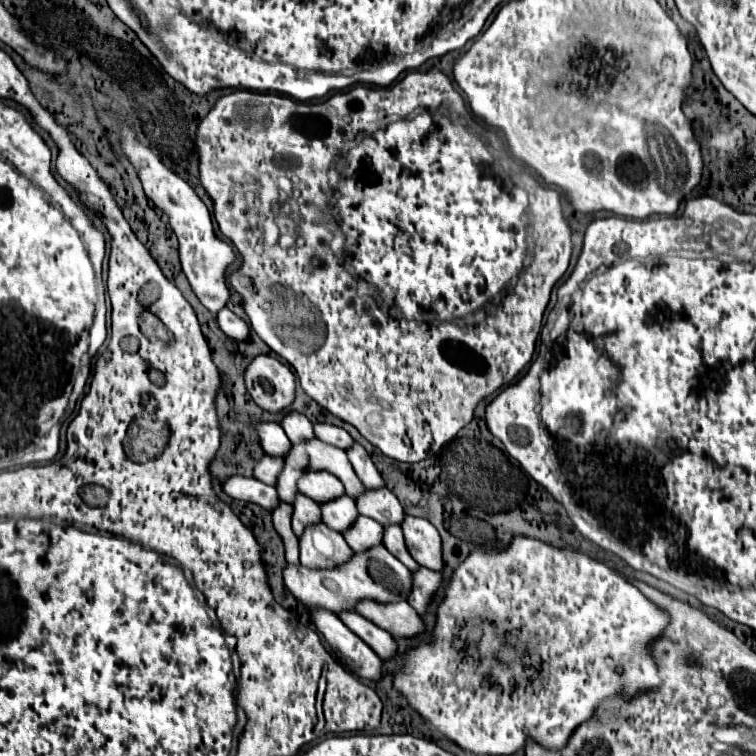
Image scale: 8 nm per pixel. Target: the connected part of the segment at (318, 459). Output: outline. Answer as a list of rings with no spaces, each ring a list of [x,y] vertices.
[[[311,438],[311,440],[303,440],[301,444],[291,444],[289,452],[285,454],[285,462],[283,462],[283,472],[279,474],[277,478],[277,494],[281,500],[293,504],[293,498],[295,498],[295,492],[297,492],[297,480],[299,476],[305,472],[305,470],[329,470],[331,474],[335,474],[343,486],[345,486],[345,492],[353,498],[357,496],[357,492],[361,492],[361,482],[359,478],[355,476],[349,460],[347,460],[347,454],[341,450],[341,448],[333,448],[331,444],[325,444],[323,440],[317,440],[317,438]]]

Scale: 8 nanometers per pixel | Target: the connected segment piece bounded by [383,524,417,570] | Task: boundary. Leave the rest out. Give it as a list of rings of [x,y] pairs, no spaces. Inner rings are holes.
[[[387,524],[387,526],[383,526],[383,528],[385,528],[385,532],[383,532],[383,544],[385,544],[385,548],[387,548],[397,560],[401,560],[409,570],[417,568],[417,562],[411,558],[411,554],[409,554],[407,548],[405,548],[401,526],[399,526],[399,524]]]

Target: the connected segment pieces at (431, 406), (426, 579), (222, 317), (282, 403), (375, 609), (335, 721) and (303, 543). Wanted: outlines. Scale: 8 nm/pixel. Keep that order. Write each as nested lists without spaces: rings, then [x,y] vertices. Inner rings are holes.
[[[433,68],[433,70],[429,70],[429,72],[409,72],[409,76],[407,76],[407,78],[405,78],[405,84],[403,84],[403,88],[405,88],[405,92],[401,92],[401,94],[395,94],[395,84],[393,84],[393,86],[387,86],[387,88],[377,88],[377,86],[355,86],[355,88],[351,88],[351,90],[347,90],[347,92],[337,92],[337,94],[333,94],[333,96],[329,96],[329,98],[327,98],[327,100],[325,100],[325,102],[299,102],[299,100],[295,100],[295,98],[289,98],[289,96],[281,96],[281,94],[259,94],[259,92],[251,92],[251,90],[233,90],[233,92],[231,92],[231,94],[223,94],[223,96],[219,96],[219,98],[217,98],[217,102],[215,102],[215,106],[213,106],[213,108],[211,108],[211,112],[209,112],[209,114],[207,114],[207,116],[205,116],[205,118],[203,118],[203,120],[201,120],[201,122],[199,122],[199,126],[197,126],[197,138],[195,138],[195,148],[197,148],[197,154],[199,154],[199,182],[201,182],[201,186],[203,186],[203,188],[205,188],[205,192],[207,192],[207,194],[209,194],[209,198],[211,198],[211,200],[213,200],[213,214],[215,214],[215,220],[217,220],[217,224],[219,224],[219,230],[221,230],[221,234],[223,234],[223,236],[225,236],[225,238],[227,238],[227,240],[229,240],[229,242],[231,242],[231,244],[233,244],[233,246],[235,246],[235,248],[237,248],[237,250],[239,250],[239,254],[241,254],[241,258],[243,258],[243,264],[241,264],[241,268],[237,268],[237,270],[233,270],[233,272],[231,272],[231,274],[229,274],[229,284],[231,284],[231,288],[233,288],[233,290],[235,290],[235,292],[237,292],[237,294],[239,294],[239,296],[241,296],[241,306],[243,306],[243,310],[245,310],[245,314],[247,314],[247,318],[249,318],[249,324],[251,324],[251,328],[253,328],[253,330],[255,330],[255,332],[257,332],[257,336],[259,336],[259,338],[261,338],[261,340],[263,340],[263,342],[265,342],[265,344],[267,344],[267,346],[269,346],[269,348],[271,348],[271,350],[273,350],[273,352],[277,352],[277,354],[279,354],[279,356],[281,356],[281,358],[285,358],[285,360],[287,360],[287,362],[289,362],[289,364],[291,364],[291,366],[293,366],[293,368],[295,368],[295,372],[297,372],[297,378],[299,378],[299,382],[301,382],[301,388],[303,388],[303,390],[305,390],[305,392],[307,392],[307,394],[309,394],[309,396],[311,396],[311,398],[313,398],[313,400],[315,400],[315,402],[317,402],[317,404],[321,404],[321,406],[323,406],[323,408],[327,408],[327,410],[329,410],[329,412],[331,412],[331,414],[335,414],[335,416],[337,416],[337,418],[341,418],[341,420],[343,420],[343,422],[349,422],[349,424],[353,424],[353,426],[355,426],[355,428],[357,428],[357,430],[359,430],[359,432],[361,432],[361,434],[363,434],[363,436],[365,436],[365,438],[367,438],[367,440],[369,440],[369,442],[371,442],[371,444],[373,444],[373,446],[377,446],[377,448],[379,448],[379,450],[381,450],[381,452],[383,452],[383,454],[385,454],[385,456],[389,456],[389,458],[393,458],[393,460],[399,460],[399,462],[411,462],[411,464],[413,464],[413,462],[421,462],[421,460],[425,460],[425,458],[427,458],[427,456],[433,456],[433,454],[437,454],[437,452],[439,452],[439,450],[441,450],[441,448],[443,448],[443,446],[445,446],[445,444],[449,444],[449,440],[453,440],[453,438],[455,438],[455,434],[457,434],[457,432],[459,432],[459,430],[461,430],[461,428],[465,428],[465,426],[467,426],[467,424],[469,424],[469,422],[471,422],[471,420],[473,420],[473,414],[475,414],[475,408],[477,408],[477,406],[479,406],[479,402],[481,402],[481,400],[483,400],[483,398],[487,398],[487,396],[491,396],[491,394],[493,394],[493,392],[497,392],[497,390],[499,390],[499,388],[505,388],[505,386],[509,386],[509,384],[511,384],[511,382],[513,382],[513,380],[515,380],[515,378],[517,378],[517,374],[519,374],[519,372],[521,372],[521,370],[523,370],[523,368],[525,368],[525,366],[527,366],[527,364],[529,364],[529,362],[531,362],[531,358],[533,358],[533,352],[535,352],[535,340],[537,340],[537,336],[539,336],[539,330],[541,330],[541,322],[543,322],[543,312],[545,312],[545,308],[547,308],[547,304],[549,304],[549,294],[551,294],[551,290],[553,290],[553,286],[555,286],[555,284],[557,284],[557,282],[559,282],[559,278],[561,278],[561,276],[563,276],[563,274],[565,274],[565,272],[567,272],[567,268],[569,268],[569,258],[571,258],[571,252],[573,252],[573,242],[571,242],[571,228],[569,228],[569,222],[567,222],[567,218],[565,218],[565,216],[564,216],[564,215],[563,215],[563,211],[562,211],[562,205],[561,205],[561,204],[559,204],[559,202],[561,202],[561,200],[560,200],[560,198],[561,198],[561,194],[559,194],[559,192],[555,192],[555,190],[552,190],[552,189],[550,189],[550,188],[548,188],[548,187],[546,187],[546,186],[545,186],[545,185],[543,185],[543,184],[542,184],[542,183],[541,183],[541,181],[540,181],[540,180],[539,180],[539,179],[538,179],[538,178],[536,178],[536,177],[534,177],[534,176],[532,176],[532,175],[531,175],[531,174],[529,174],[529,173],[528,173],[528,174],[527,174],[527,173],[526,173],[526,169],[525,169],[525,171],[523,171],[523,167],[522,167],[522,164],[520,164],[520,163],[521,163],[521,162],[519,162],[519,161],[517,161],[517,160],[516,160],[516,159],[515,159],[515,158],[513,158],[513,157],[512,157],[512,156],[511,156],[511,155],[510,155],[510,153],[509,153],[509,152],[508,152],[508,151],[507,151],[507,149],[506,149],[506,148],[505,148],[505,144],[504,144],[504,140],[503,140],[503,139],[502,139],[502,138],[501,138],[501,134],[500,134],[500,133],[499,133],[499,132],[498,132],[498,131],[496,131],[496,130],[493,130],[493,129],[491,129],[491,128],[488,128],[488,127],[486,127],[486,126],[483,126],[483,129],[484,129],[484,131],[486,131],[486,143],[485,143],[485,141],[483,141],[483,140],[481,140],[481,138],[479,138],[479,136],[477,136],[477,134],[473,134],[473,132],[471,132],[471,130],[469,130],[469,126],[467,126],[467,124],[463,124],[463,120],[461,120],[461,118],[459,118],[459,116],[453,116],[453,114],[451,114],[451,112],[449,112],[449,110],[441,110],[441,108],[437,108],[437,106],[443,106],[443,104],[445,104],[445,106],[447,106],[447,108],[449,108],[449,100],[459,100],[459,98],[461,98],[461,96],[459,96],[459,94],[457,94],[457,92],[455,92],[455,90],[453,90],[453,84],[451,84],[451,80],[449,80],[449,78],[447,78],[447,76],[445,76],[445,74],[443,74],[443,72],[435,72],[435,70],[439,70],[439,68]],[[357,130],[365,130],[365,132],[371,132],[371,134],[367,134],[367,136],[363,136],[363,138],[361,138],[361,142],[359,142],[359,144],[355,144],[355,142],[357,142]],[[339,152],[347,152],[347,156],[345,156],[345,166],[343,166],[343,168],[341,168],[341,174],[339,174],[339,180],[337,180],[337,184],[335,184],[335,208],[337,208],[337,214],[335,214],[335,216],[337,216],[337,224],[339,224],[339,226],[341,226],[341,230],[343,230],[343,234],[345,234],[345,238],[344,238],[344,236],[343,236],[343,235],[342,235],[342,233],[341,233],[341,232],[340,232],[340,231],[339,231],[339,232],[338,232],[338,229],[337,229],[337,225],[336,225],[336,223],[335,223],[335,222],[333,222],[333,221],[334,221],[334,220],[333,220],[333,217],[332,217],[332,216],[331,216],[331,215],[330,215],[330,214],[327,214],[327,213],[326,213],[326,212],[324,212],[324,221],[325,221],[325,222],[326,222],[326,223],[327,223],[327,227],[328,227],[328,228],[329,228],[329,229],[333,229],[333,230],[334,230],[334,235],[335,235],[335,240],[336,240],[336,242],[335,242],[335,243],[337,243],[337,244],[335,244],[335,245],[337,245],[337,246],[336,246],[336,247],[337,247],[337,248],[332,248],[332,250],[331,250],[331,246],[329,246],[329,244],[331,244],[331,234],[329,234],[329,232],[327,232],[327,230],[325,230],[325,228],[317,228],[317,230],[313,230],[313,232],[303,232],[303,234],[299,234],[299,243],[297,243],[297,242],[293,242],[293,246],[287,246],[287,248],[285,248],[285,246],[281,246],[281,244],[273,244],[273,246],[269,246],[269,244],[267,244],[267,242],[265,242],[265,238],[263,238],[263,228],[261,228],[261,226],[259,226],[259,222],[257,222],[257,218],[255,218],[255,214],[253,214],[253,212],[257,212],[257,210],[255,210],[255,194],[253,194],[253,192],[251,192],[251,190],[253,190],[253,188],[249,188],[249,184],[247,184],[247,180],[259,180],[259,176],[261,176],[261,174],[269,174],[269,176],[273,176],[273,178],[275,178],[275,175],[276,175],[276,178],[279,178],[279,176],[285,176],[285,177],[287,177],[287,178],[289,178],[289,179],[290,179],[290,180],[293,180],[293,186],[295,186],[295,188],[299,188],[299,190],[301,190],[301,193],[302,193],[302,190],[303,190],[303,189],[304,189],[304,188],[306,188],[306,186],[309,186],[309,187],[308,187],[308,188],[307,188],[307,190],[305,190],[305,192],[307,192],[307,198],[309,198],[309,204],[311,204],[311,206],[313,206],[313,212],[315,212],[315,216],[319,216],[319,208],[321,208],[321,204],[325,204],[325,202],[331,202],[331,196],[334,196],[334,189],[333,189],[333,187],[332,187],[332,185],[331,185],[331,184],[330,184],[330,182],[329,182],[329,180],[327,180],[327,173],[328,173],[328,171],[329,171],[329,170],[330,170],[330,169],[331,169],[331,168],[332,168],[332,160],[333,160],[333,156],[335,156],[335,154],[339,154]],[[333,251],[334,251],[334,253],[335,253],[335,254],[339,254],[339,253],[344,253],[344,256],[345,256],[345,255],[346,255],[346,254],[347,254],[347,256],[349,256],[349,264],[353,264],[353,268],[355,268],[355,272],[357,272],[357,274],[359,274],[359,276],[357,276],[357,274],[351,274],[351,272],[349,272],[349,270],[345,270],[345,268],[343,268],[343,264],[341,264],[341,262],[339,262],[339,260],[337,260],[337,256],[335,256],[335,254],[333,254]],[[532,260],[533,260],[533,268],[531,268],[531,270],[529,270],[529,272],[527,272],[527,274],[525,274],[525,278],[523,278],[523,280],[519,280],[519,279],[518,279],[518,277],[519,277],[519,274],[520,274],[520,272],[521,272],[521,271],[522,271],[522,270],[523,270],[523,269],[525,269],[525,268],[527,268],[527,267],[528,267],[528,266],[530,266],[530,265],[531,265],[531,262],[532,262]],[[363,280],[365,280],[365,282],[367,282],[367,284],[371,284],[371,286],[375,286],[375,288],[377,288],[377,290],[379,290],[379,296],[381,296],[381,300],[383,300],[383,302],[385,302],[385,304],[387,304],[387,306],[389,306],[389,308],[387,308],[387,306],[385,306],[385,308],[383,308],[383,306],[381,306],[381,304],[377,304],[377,300],[373,300],[373,298],[371,298],[371,296],[363,296],[363,292],[359,292],[359,282],[361,282],[361,284],[363,284]],[[499,301],[501,301],[501,306],[499,306],[499,308],[497,308],[497,306],[491,306],[491,305],[492,305],[492,304],[497,304],[497,303],[498,303],[498,302],[499,302]]]
[[[419,566],[417,570],[411,572],[413,576],[413,588],[409,590],[409,596],[407,596],[407,602],[419,612],[423,614],[425,612],[425,606],[427,602],[431,600],[433,592],[439,588],[441,584],[441,574],[439,572],[433,572],[425,566]]]
[[[229,308],[219,310],[217,324],[229,338],[235,338],[235,340],[247,340],[249,338],[249,326],[241,318],[237,318]]]
[[[259,354],[249,362],[245,386],[257,406],[269,412],[289,408],[295,398],[295,376],[289,366],[265,354]]]
[[[361,600],[353,604],[353,610],[387,630],[391,636],[417,636],[425,630],[419,614],[407,602],[377,602]]]
[[[333,658],[327,662],[329,669],[327,672],[327,687],[323,700],[323,713],[325,717],[324,732],[341,734],[343,732],[351,732],[351,730],[363,730],[369,724],[369,730],[373,730],[379,720],[381,720],[381,698],[377,696],[377,692],[363,684],[359,678],[355,678],[351,672],[347,672],[339,662],[335,662]]]
[[[309,524],[299,536],[301,564],[307,568],[325,568],[349,560],[353,550],[347,546],[339,532],[333,532],[327,524]]]

